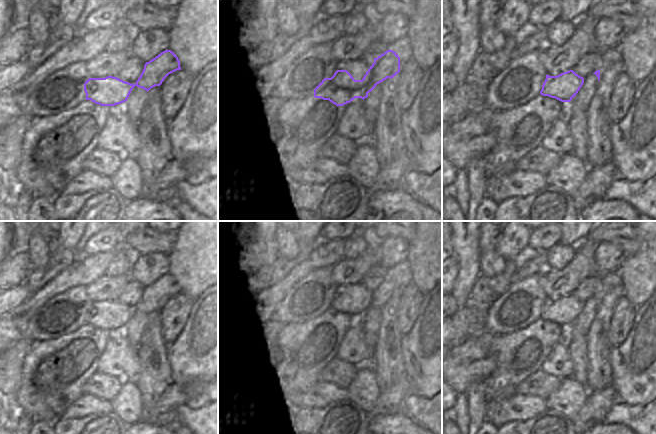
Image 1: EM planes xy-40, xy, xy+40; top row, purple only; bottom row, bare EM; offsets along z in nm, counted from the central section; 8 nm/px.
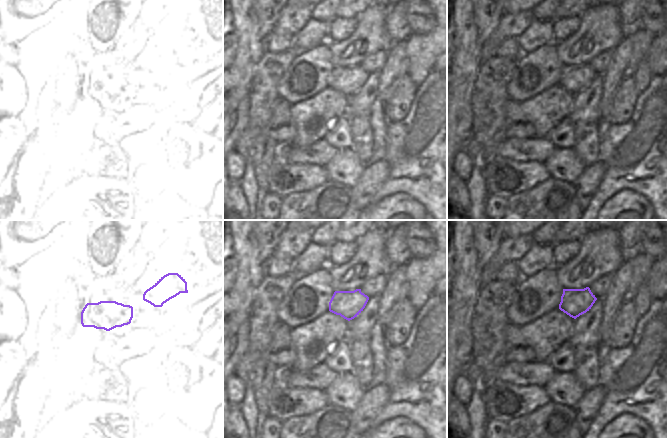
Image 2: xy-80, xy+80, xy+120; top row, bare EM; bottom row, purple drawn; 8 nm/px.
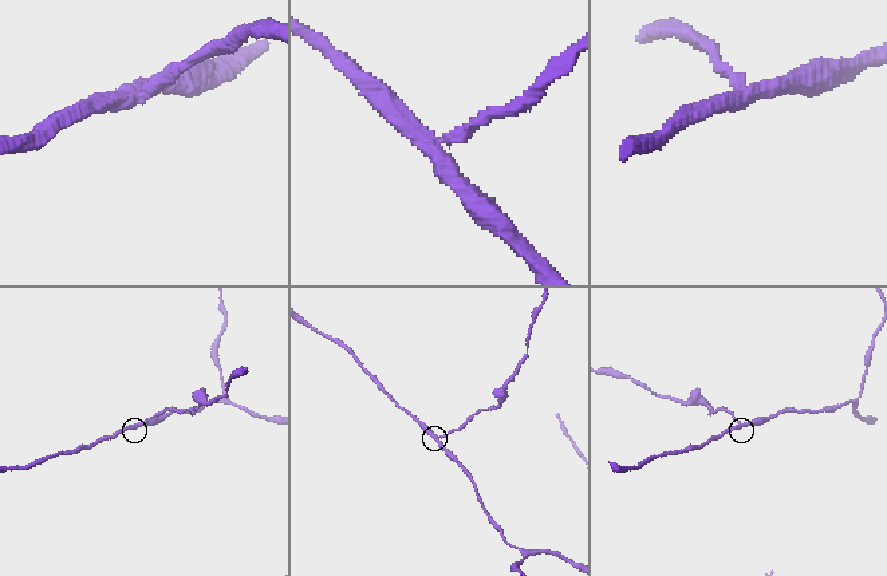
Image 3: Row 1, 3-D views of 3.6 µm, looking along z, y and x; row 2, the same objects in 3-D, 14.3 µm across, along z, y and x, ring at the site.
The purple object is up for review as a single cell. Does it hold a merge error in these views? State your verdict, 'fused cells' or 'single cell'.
fused cells

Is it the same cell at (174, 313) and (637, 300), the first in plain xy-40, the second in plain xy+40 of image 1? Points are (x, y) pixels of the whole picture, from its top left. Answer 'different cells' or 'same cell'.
different cells

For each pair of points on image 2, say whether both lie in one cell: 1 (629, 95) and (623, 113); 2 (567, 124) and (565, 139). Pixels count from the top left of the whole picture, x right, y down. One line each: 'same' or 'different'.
1: same
2: same

